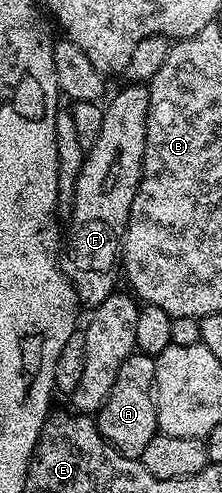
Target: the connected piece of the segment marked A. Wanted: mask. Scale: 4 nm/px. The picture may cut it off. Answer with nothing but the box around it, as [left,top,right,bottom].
[94,351,158,458]

